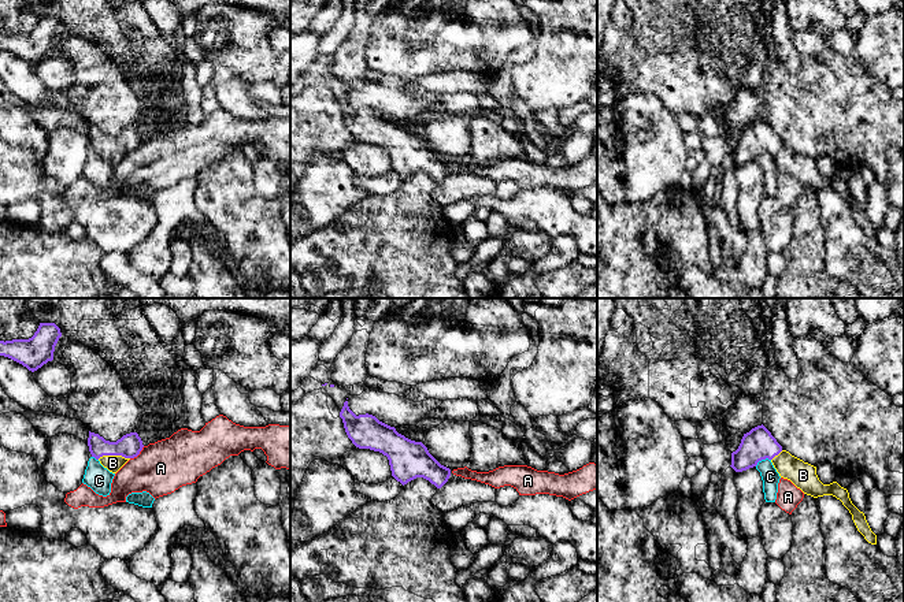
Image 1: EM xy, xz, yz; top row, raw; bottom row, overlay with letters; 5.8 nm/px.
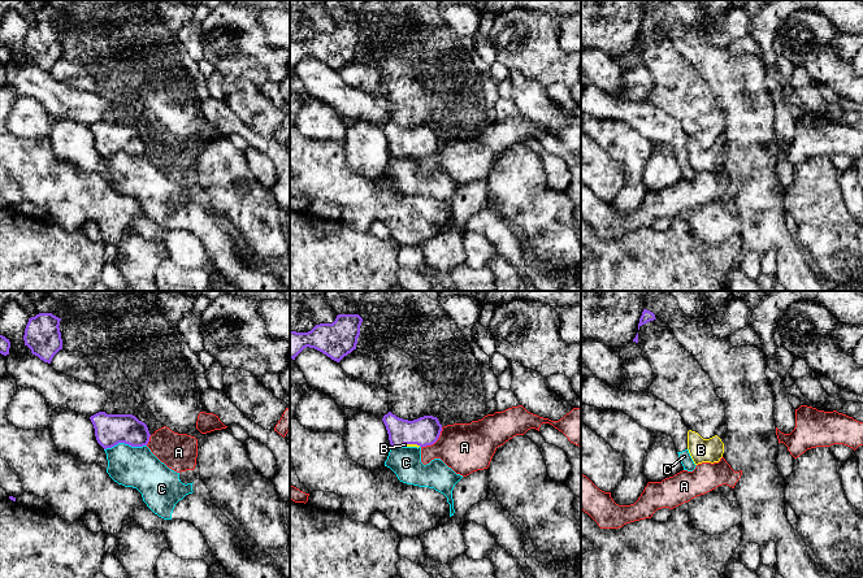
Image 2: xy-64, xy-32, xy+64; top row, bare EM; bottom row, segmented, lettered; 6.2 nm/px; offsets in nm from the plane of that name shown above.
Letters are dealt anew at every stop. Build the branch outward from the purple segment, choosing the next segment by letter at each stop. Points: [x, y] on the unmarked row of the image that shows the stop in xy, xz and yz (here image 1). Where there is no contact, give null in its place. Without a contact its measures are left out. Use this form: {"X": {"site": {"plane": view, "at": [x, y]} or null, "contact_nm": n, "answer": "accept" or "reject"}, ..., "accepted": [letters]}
{"A": {"site": {"plane": "xy", "at": [137, 148]}, "contact_nm": 120, "answer": "reject"}, "B": {"site": {"plane": "xy", "at": [112, 148]}, "contact_nm": 190, "answer": "accept"}, "C": {"site": {"plane": "yz", "at": [762, 152]}, "contact_nm": 100, "answer": "reject"}, "accepted": ["B"]}

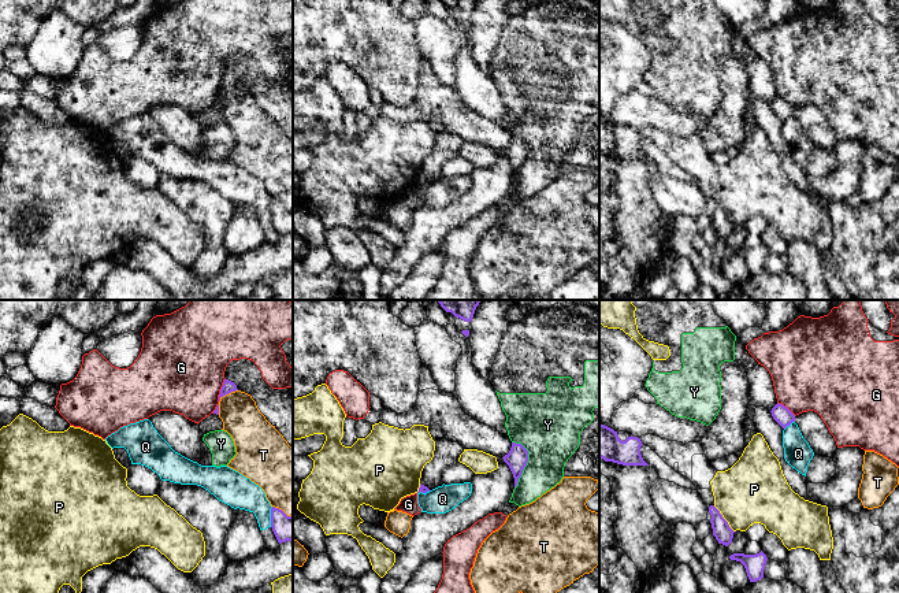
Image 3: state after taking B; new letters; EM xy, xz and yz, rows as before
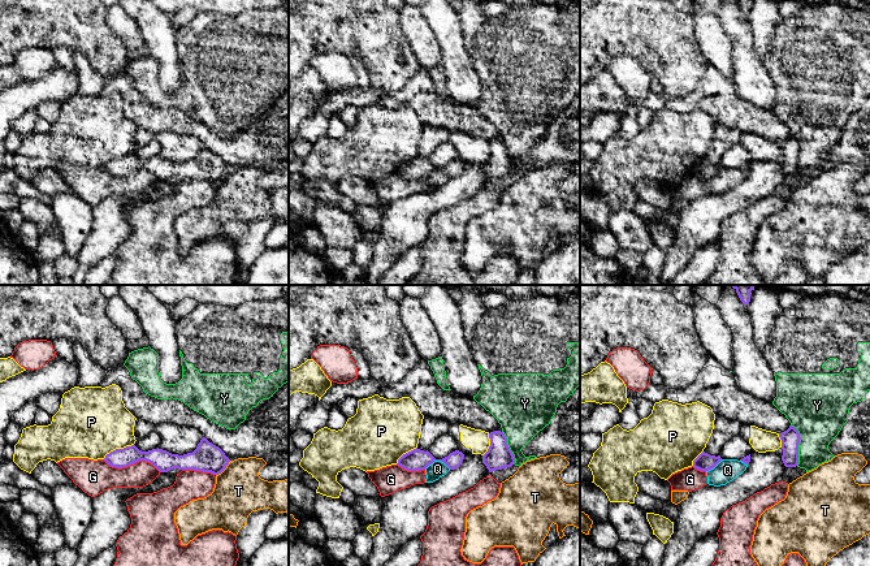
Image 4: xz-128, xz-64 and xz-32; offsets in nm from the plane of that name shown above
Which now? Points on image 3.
{"G": {"site": {"plane": "xy", "at": [220, 82]}, "contact_nm": 140, "answer": "reject"}, "P": {"site": {"plane": "yz", "at": [724, 212]}, "contact_nm": 200, "answer": "reject"}, "Q": {"site": {"plane": "xy", "at": [271, 210]}, "contact_nm": 120, "answer": "reject"}, "T": {"site": {"plane": "xy", "at": [227, 86]}, "contact_nm": 130, "answer": "reject"}, "Y": {"site": {"plane": "xz", "at": [527, 155]}, "contact_nm": 280, "answer": "reject"}, "accepted": []}

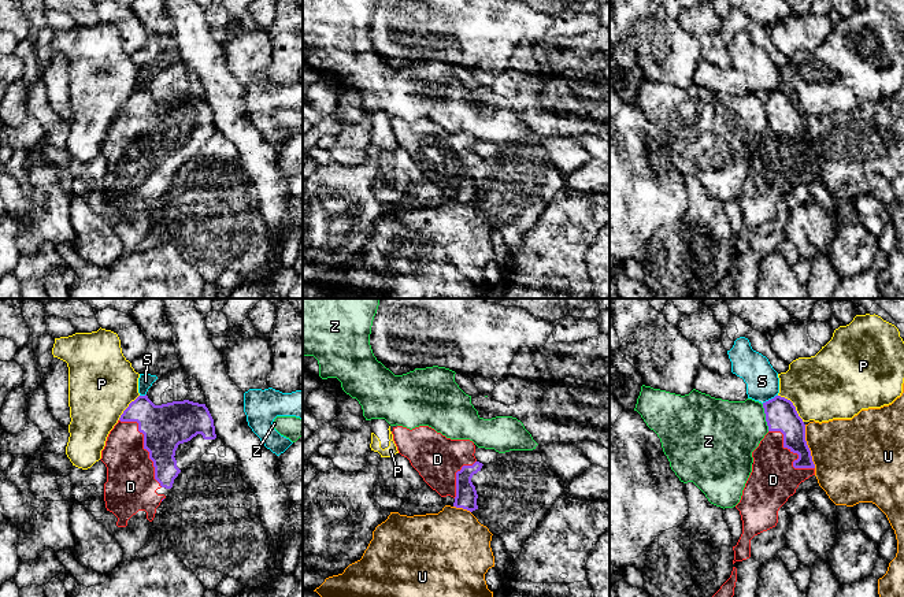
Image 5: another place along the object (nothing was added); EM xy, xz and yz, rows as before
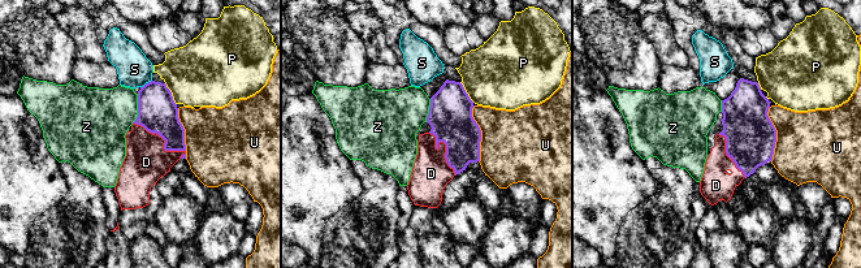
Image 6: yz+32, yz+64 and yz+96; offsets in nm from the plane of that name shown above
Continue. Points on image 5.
{"D": {"site": {"plane": "xy", "at": [144, 140]}, "contact_nm": 480, "answer": "accept"}, "P": {"site": {"plane": "yz", "at": [793, 99]}, "contact_nm": 220, "answer": "reject"}, "S": {"site": {"plane": "yz", "at": [769, 93]}, "contact_nm": 110, "answer": "reject"}, "U": {"site": {"plane": "yz", "at": [807, 140]}, "contact_nm": 260, "answer": "reject"}, "Z": {"site": {"plane": "yz", "at": [766, 111]}, "contact_nm": 170, "answer": "reject"}, "accepted": ["D"]}

